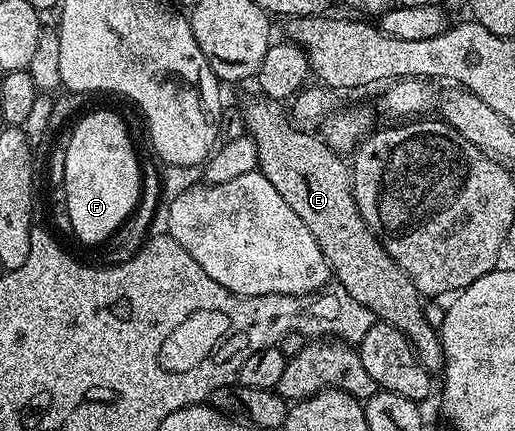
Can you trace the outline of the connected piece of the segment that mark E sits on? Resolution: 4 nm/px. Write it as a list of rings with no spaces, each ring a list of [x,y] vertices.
[[[259,98],[254,112],[246,115],[246,129],[254,140],[258,150],[258,171],[272,183],[273,188],[287,201],[289,208],[304,221],[308,232],[316,239],[328,262],[333,278],[337,279],[339,288],[344,290],[354,301],[364,305],[375,315],[377,320],[392,324],[409,337],[417,357],[426,371],[441,372],[445,368],[443,345],[439,330],[428,321],[422,309],[421,292],[415,289],[412,281],[399,266],[392,261],[390,254],[384,250],[382,243],[375,237],[362,214],[359,212],[356,195],[353,190],[352,173],[349,164],[342,161],[343,156],[326,144],[325,138],[316,136],[309,130],[294,126],[283,104],[276,99]]]

